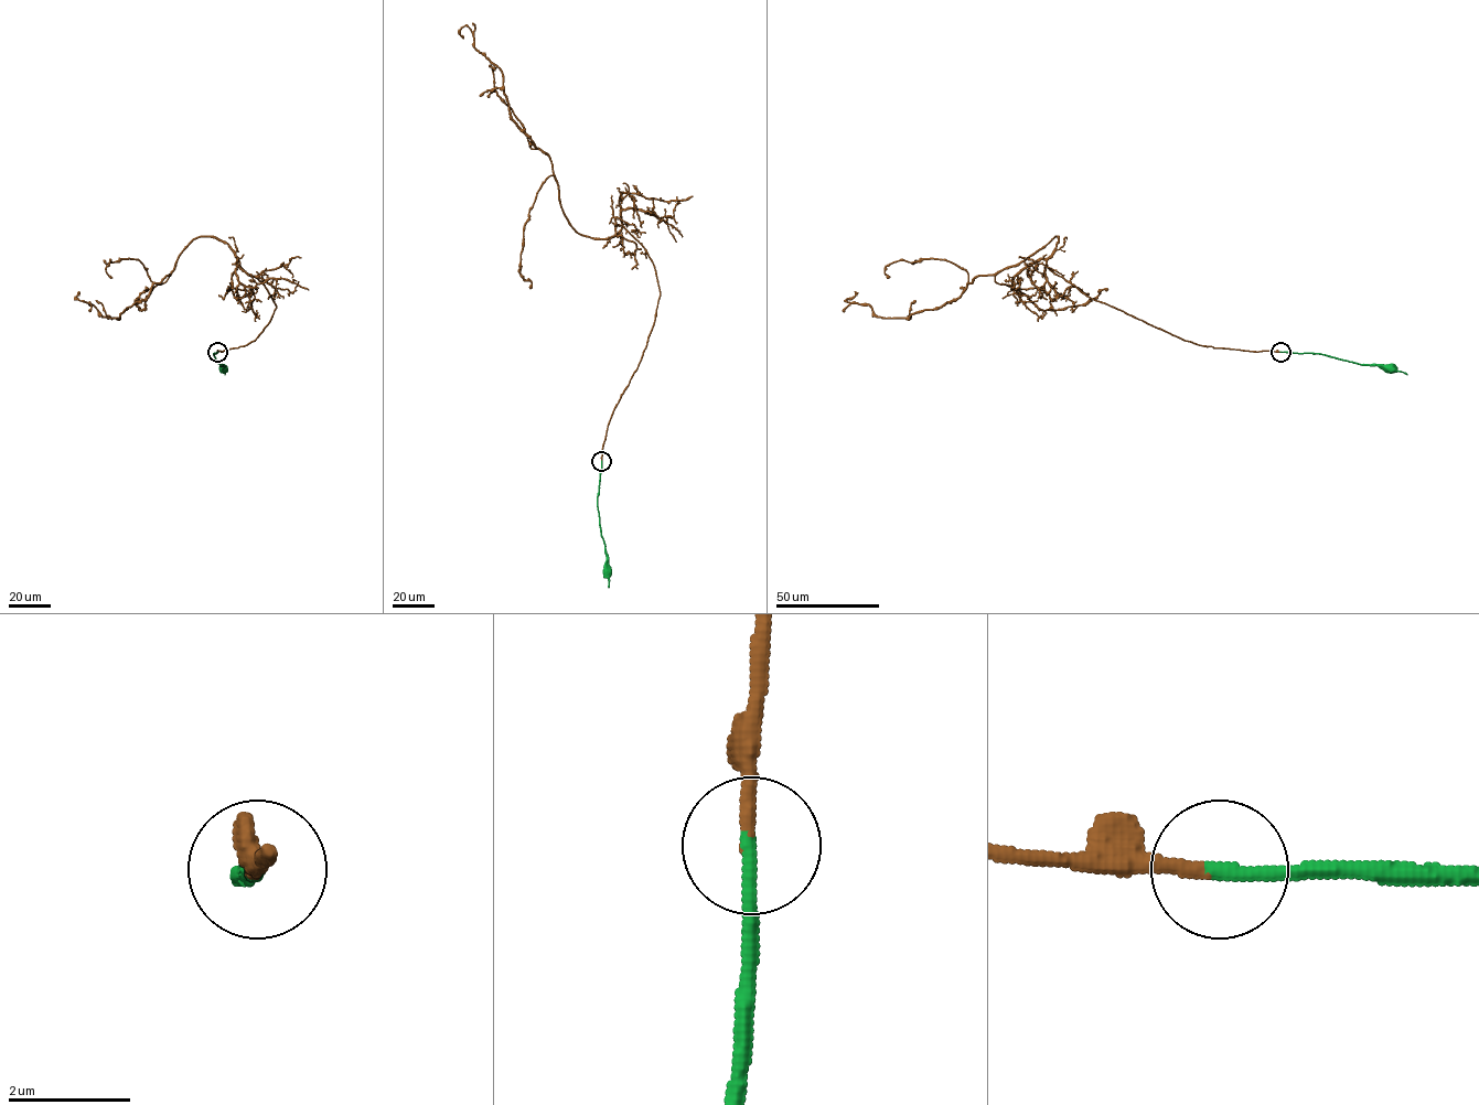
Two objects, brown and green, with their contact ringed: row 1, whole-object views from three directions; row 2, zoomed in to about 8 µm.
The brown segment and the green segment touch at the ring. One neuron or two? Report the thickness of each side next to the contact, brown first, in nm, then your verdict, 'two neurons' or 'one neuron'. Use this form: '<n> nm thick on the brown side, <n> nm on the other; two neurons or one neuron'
220 nm thick on the brown side, 280 nm on the other; one neuron

